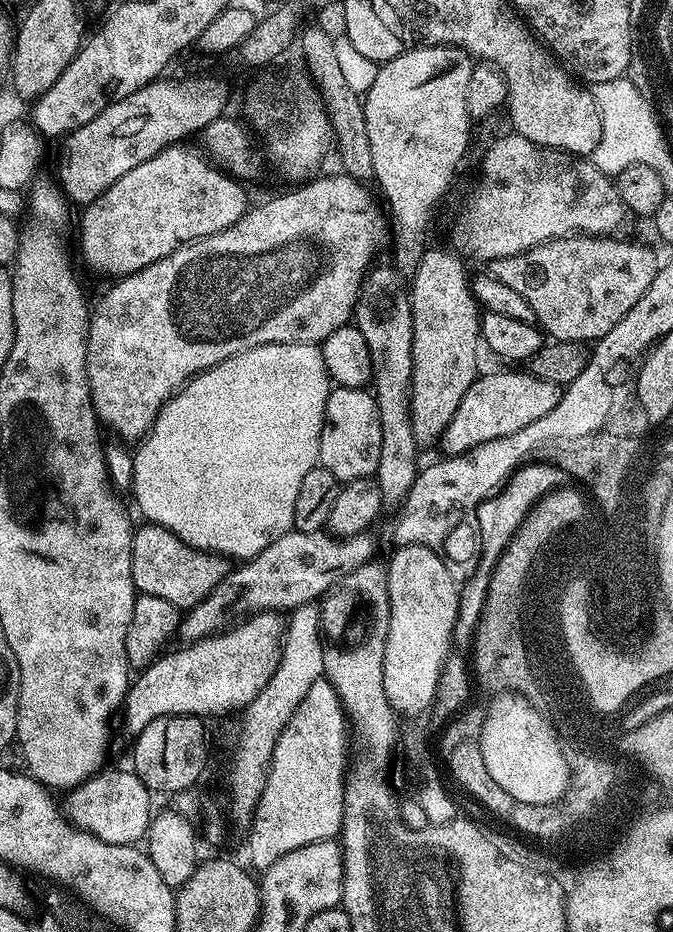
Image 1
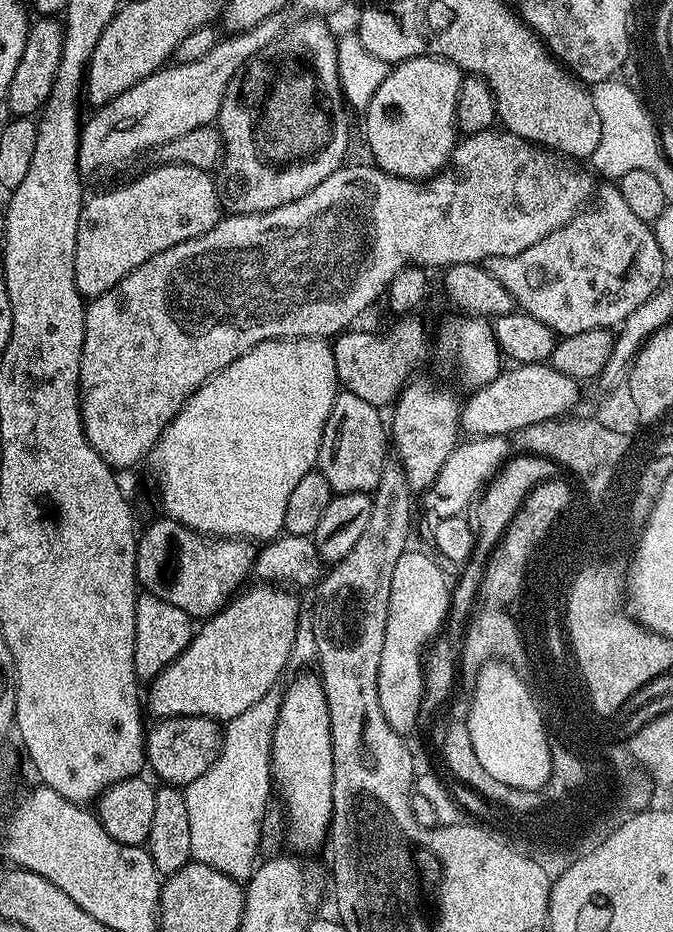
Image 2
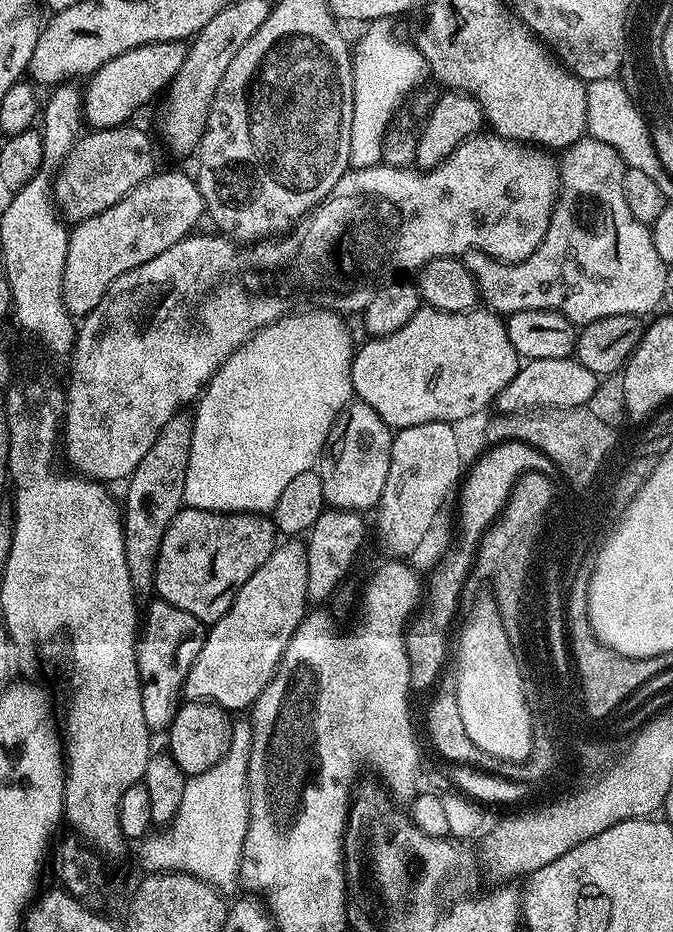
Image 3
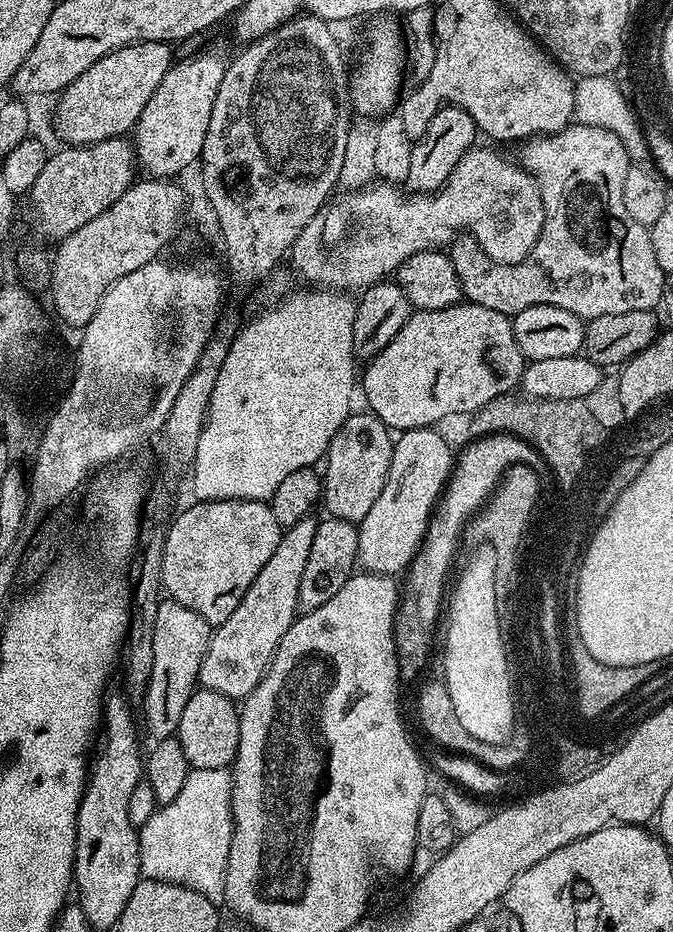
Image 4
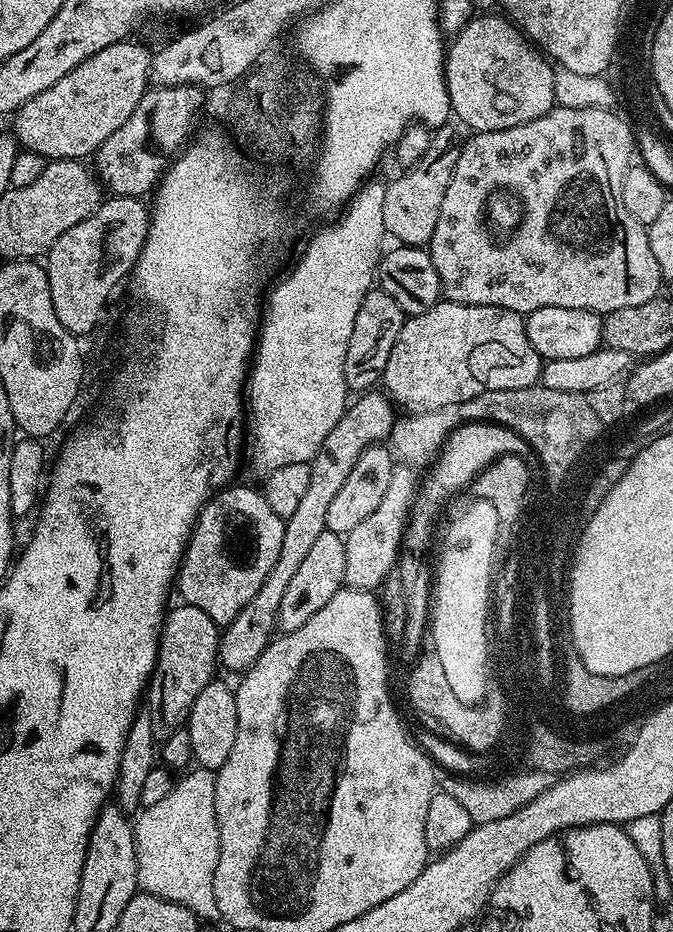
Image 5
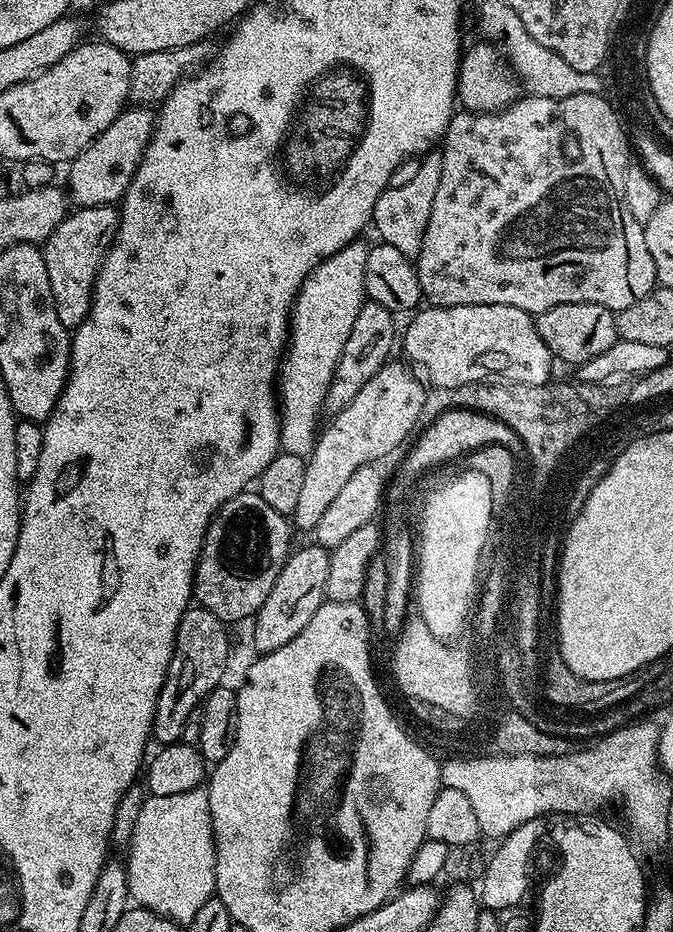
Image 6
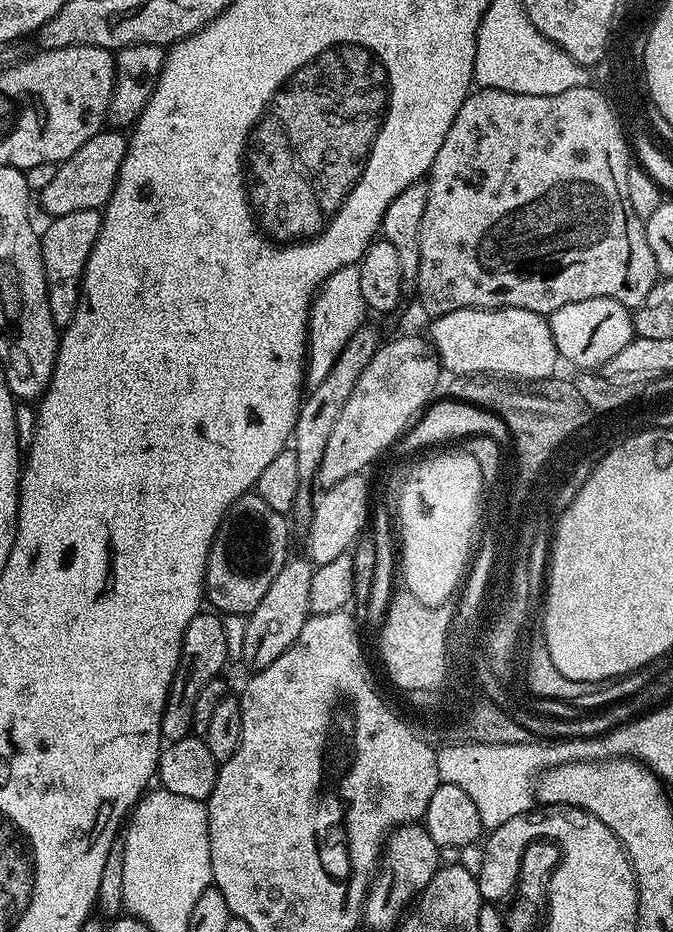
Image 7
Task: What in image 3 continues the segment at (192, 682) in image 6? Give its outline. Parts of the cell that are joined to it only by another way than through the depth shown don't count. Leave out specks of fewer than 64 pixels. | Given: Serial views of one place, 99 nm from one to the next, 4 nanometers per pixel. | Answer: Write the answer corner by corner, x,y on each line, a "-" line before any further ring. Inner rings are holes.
152,598
148,609
142,612
142,627
136,642
136,661
142,690
142,715
146,717
146,726
150,730
167,729
176,716
176,710
182,700
184,679
202,650
206,635
205,625
194,614
170,606
170,602

